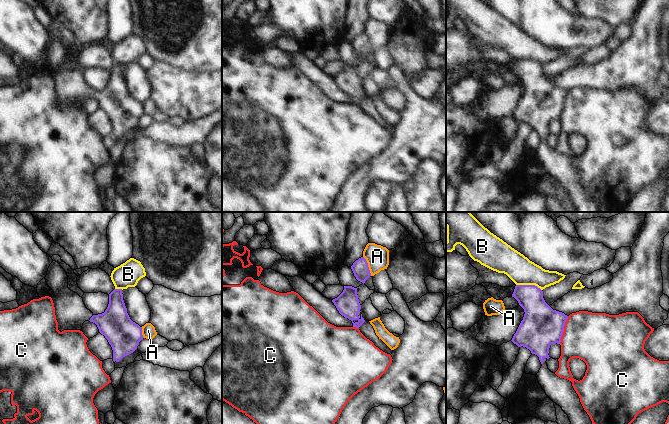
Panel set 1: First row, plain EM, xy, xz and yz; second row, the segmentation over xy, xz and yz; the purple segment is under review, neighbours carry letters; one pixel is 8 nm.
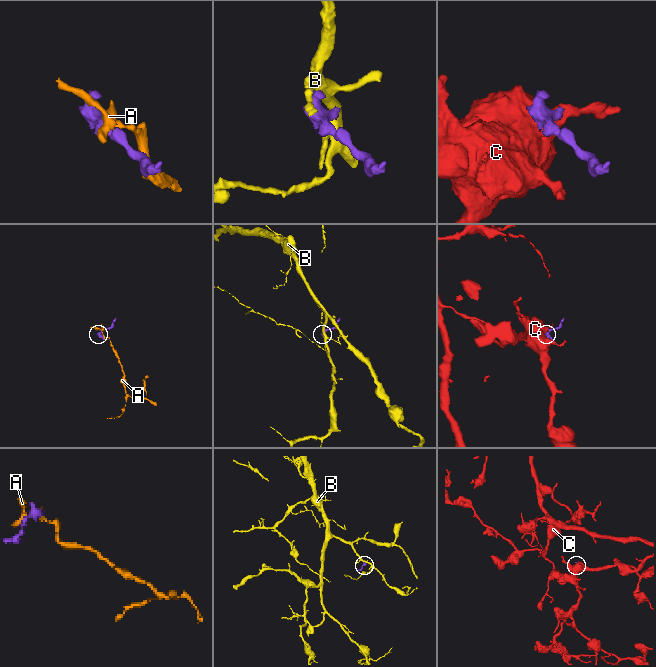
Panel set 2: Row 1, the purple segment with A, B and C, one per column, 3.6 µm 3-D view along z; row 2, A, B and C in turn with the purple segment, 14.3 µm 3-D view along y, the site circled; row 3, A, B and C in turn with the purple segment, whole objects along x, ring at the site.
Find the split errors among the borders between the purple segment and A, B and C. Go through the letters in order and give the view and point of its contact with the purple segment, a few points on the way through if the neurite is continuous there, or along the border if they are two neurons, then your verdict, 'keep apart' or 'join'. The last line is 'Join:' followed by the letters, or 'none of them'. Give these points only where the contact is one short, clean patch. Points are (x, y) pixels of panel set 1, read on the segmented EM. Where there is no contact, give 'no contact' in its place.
A: meets purple in xz at (367, 266); keep apart
B: meets purple in yz at (529, 285); border along yz (516, 284), (534, 284), (541, 290); keep apart
C: meets purple in yz at (563, 330); border along yz (568, 316), (559, 343); keep apart
Join: none of them

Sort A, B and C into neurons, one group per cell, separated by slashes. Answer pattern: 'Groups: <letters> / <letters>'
Groups: A / B / C

